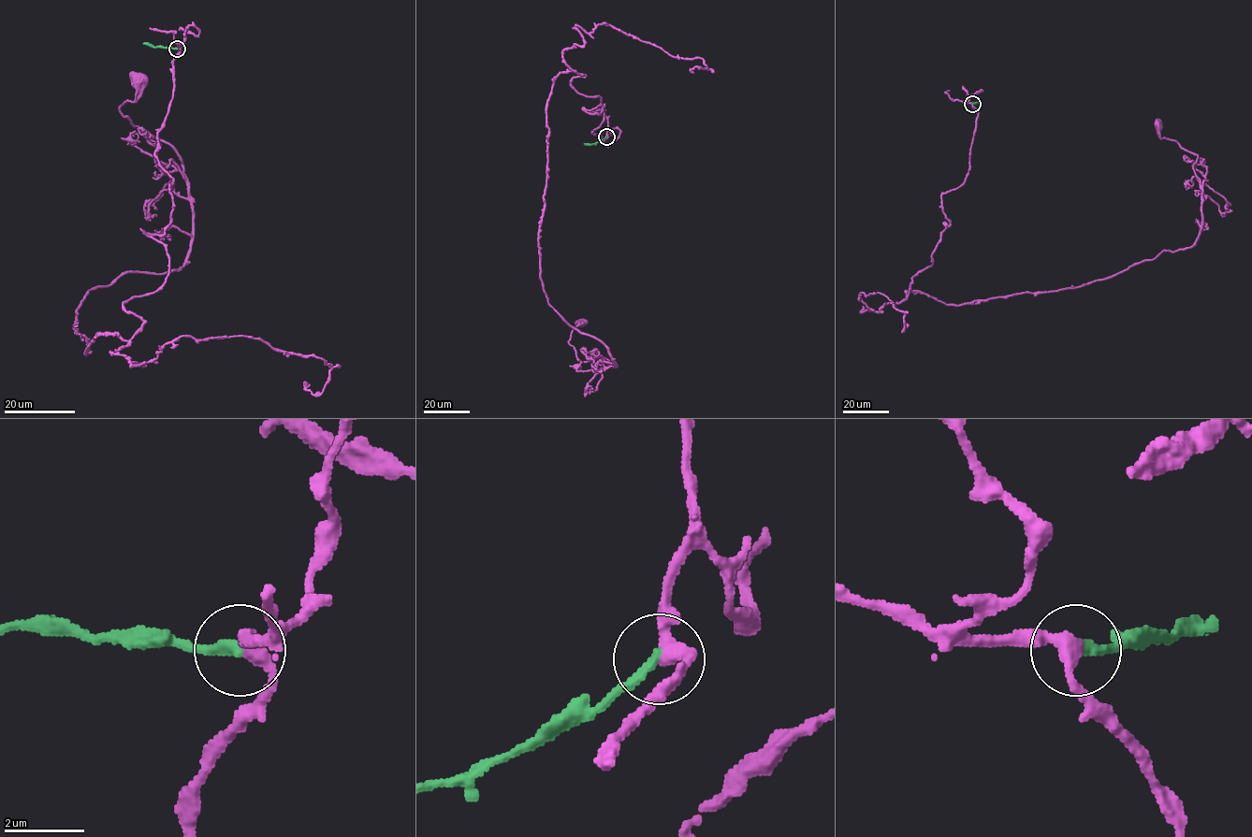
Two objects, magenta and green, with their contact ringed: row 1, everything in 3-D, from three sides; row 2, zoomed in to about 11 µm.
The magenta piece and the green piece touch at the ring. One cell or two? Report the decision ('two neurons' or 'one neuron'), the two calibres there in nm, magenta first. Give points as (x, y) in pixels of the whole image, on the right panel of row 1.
two neurons; 340 nm thick on the magenta side, 280 nm on the other

